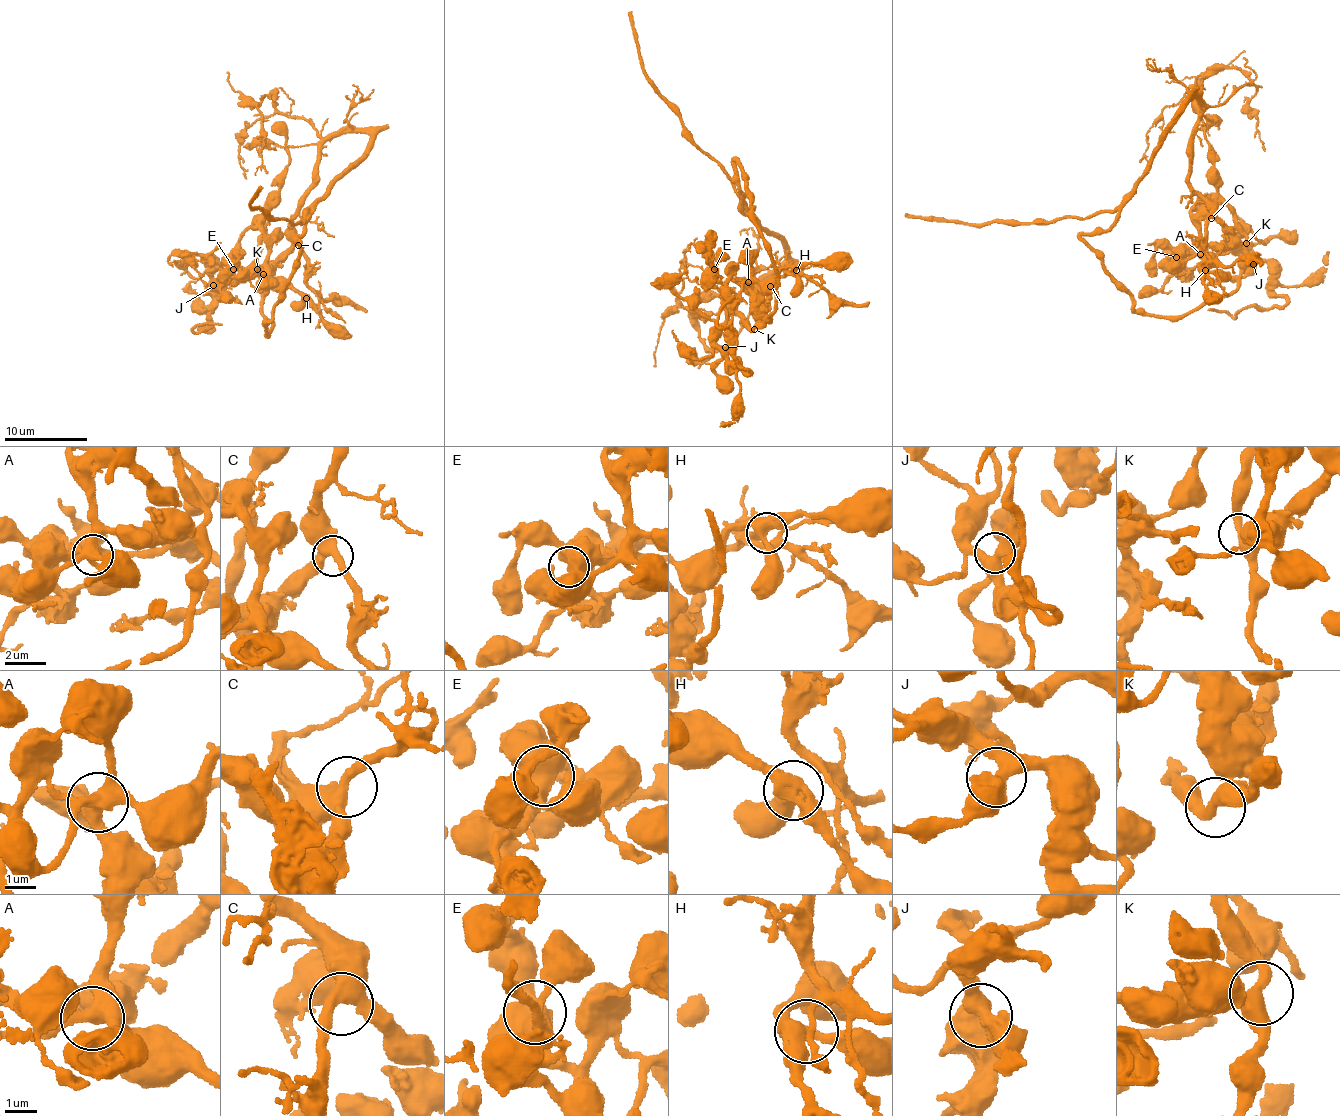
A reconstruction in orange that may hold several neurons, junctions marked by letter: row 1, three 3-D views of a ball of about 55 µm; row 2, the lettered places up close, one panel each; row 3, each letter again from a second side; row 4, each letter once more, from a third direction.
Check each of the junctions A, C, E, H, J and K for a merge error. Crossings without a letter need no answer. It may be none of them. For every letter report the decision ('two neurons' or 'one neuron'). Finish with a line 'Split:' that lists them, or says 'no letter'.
A: two neurons
C: one neuron
E: one neuron
H: one neuron
J: one neuron
K: one neuron
Split: A

